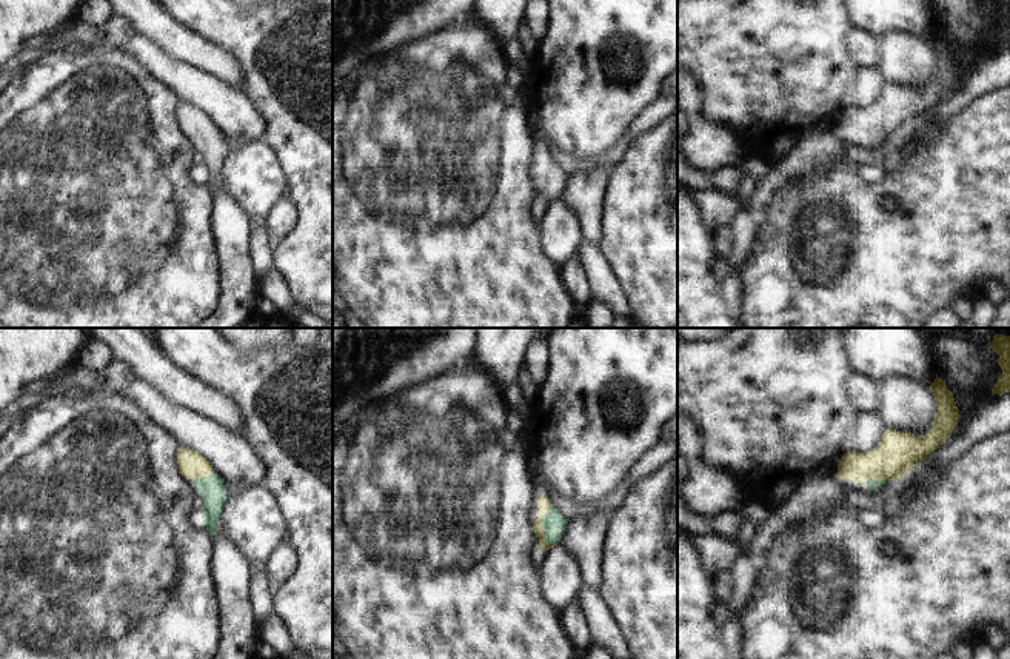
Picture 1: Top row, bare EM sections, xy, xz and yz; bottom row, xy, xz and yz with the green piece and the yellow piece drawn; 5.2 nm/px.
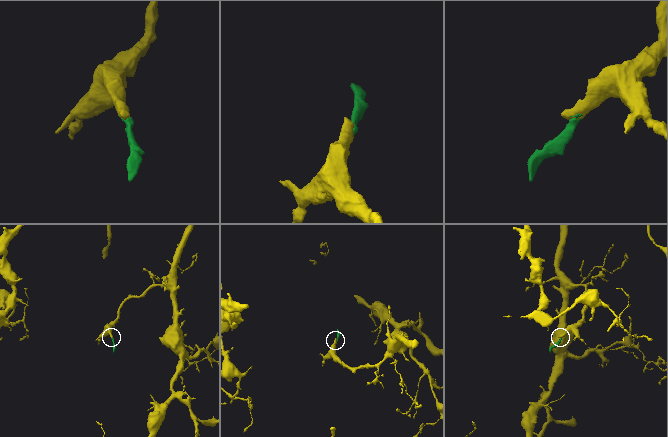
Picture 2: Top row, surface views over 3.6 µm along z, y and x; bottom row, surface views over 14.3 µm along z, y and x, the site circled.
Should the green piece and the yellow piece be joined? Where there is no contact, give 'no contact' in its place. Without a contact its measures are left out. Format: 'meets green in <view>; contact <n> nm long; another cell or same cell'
meets green in xz; contact 200 nm long; same cell

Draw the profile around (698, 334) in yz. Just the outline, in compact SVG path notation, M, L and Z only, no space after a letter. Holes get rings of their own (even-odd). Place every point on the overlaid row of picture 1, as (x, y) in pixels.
M677 328L677 340L714 342L727 337L730 328Z

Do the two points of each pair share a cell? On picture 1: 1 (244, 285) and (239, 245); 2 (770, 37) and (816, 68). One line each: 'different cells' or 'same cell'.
1: same cell
2: same cell

